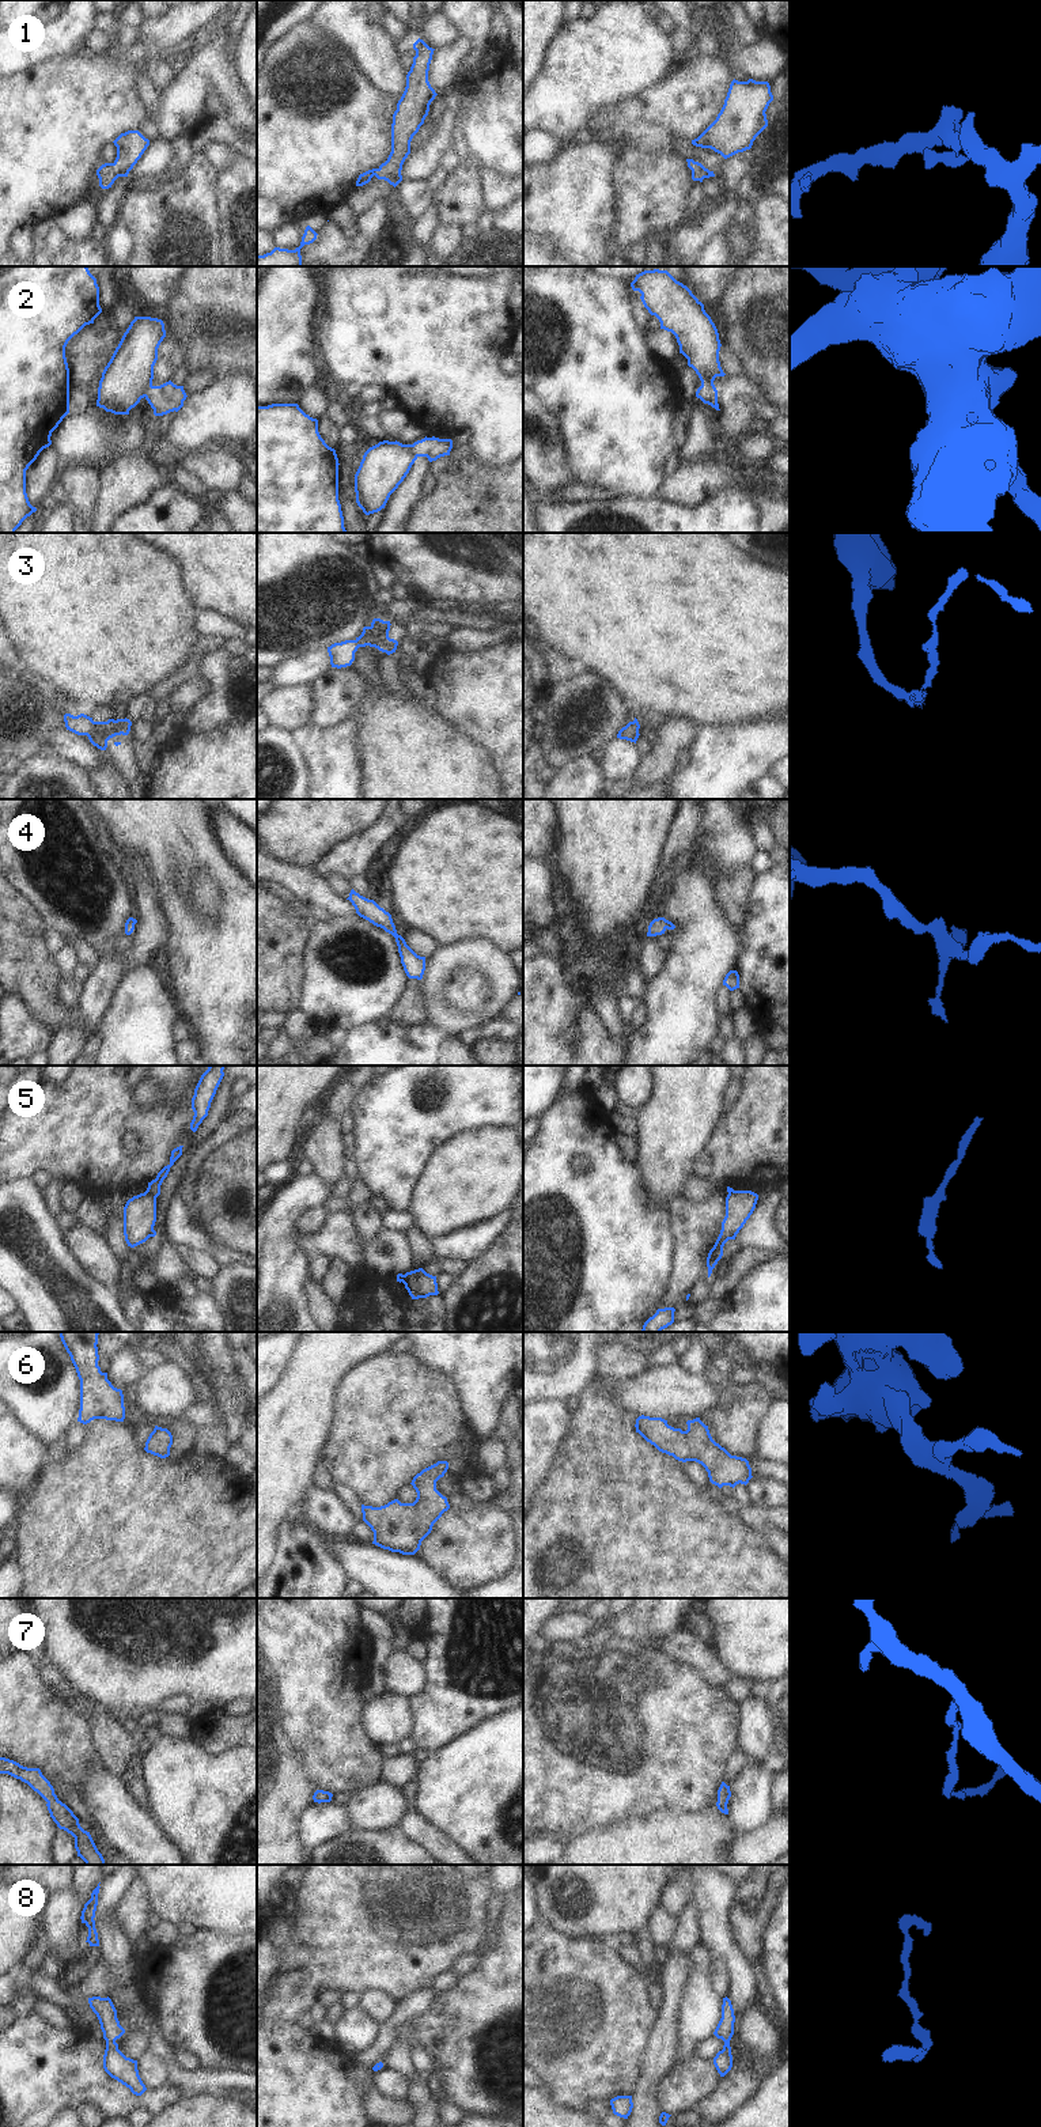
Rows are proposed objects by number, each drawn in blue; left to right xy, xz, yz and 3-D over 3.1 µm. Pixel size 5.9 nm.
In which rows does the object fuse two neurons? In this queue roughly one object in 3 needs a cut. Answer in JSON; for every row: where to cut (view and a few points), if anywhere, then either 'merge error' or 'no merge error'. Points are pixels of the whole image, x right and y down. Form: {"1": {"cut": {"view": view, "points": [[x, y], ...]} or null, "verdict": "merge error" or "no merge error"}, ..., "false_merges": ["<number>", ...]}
{"1": {"cut": null, "verdict": "no merge error"}, "2": {"cut": {"view": "yz", "points": [[701, 383], [710, 385], [716, 394]]}, "verdict": "merge error"}, "3": {"cut": null, "verdict": "no merge error"}, "4": {"cut": null, "verdict": "no merge error"}, "5": {"cut": {"view": "xz", "points": [[415, 1270], [417, 1290], [424, 1297]]}, "verdict": "merge error"}, "6": {"cut": null, "verdict": "no merge error"}, "7": {"cut": null, "verdict": "no merge error"}, "8": {"cut": null, "verdict": "no merge error"}, "false_merges": ["2", "5"]}

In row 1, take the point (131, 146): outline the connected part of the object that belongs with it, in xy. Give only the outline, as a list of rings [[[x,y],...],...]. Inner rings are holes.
[[[139,130],[121,133],[113,143],[117,147],[116,160],[113,163],[105,163],[96,170],[102,189],[111,188],[118,177],[128,177],[129,171],[149,145],[149,140]]]

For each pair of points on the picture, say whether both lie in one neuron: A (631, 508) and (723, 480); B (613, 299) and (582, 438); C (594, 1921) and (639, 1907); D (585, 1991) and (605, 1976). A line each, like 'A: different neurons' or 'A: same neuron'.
A: different neurons
B: same neuron
C: same neuron
D: same neuron

